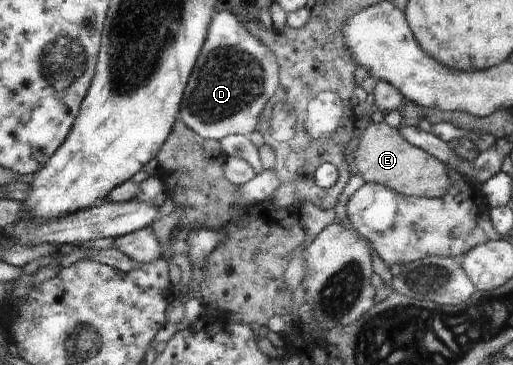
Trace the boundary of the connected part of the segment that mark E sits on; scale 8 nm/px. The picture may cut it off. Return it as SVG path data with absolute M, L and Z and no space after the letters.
M371 122L362 132L357 149L354 150L355 172L361 173L363 181L381 184L406 196L418 198L440 198L451 188L451 171L434 155L419 146L411 145L402 137L399 129L392 128L384 122Z

